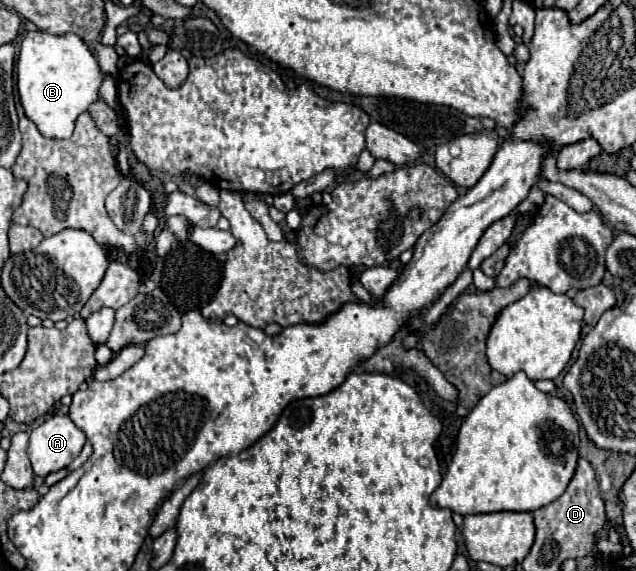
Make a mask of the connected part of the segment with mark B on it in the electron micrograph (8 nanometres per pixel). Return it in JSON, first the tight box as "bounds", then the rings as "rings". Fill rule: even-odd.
{"bounds":[17,31,107,139],"rings":[[[29,31],[21,41],[17,59],[17,91],[25,115],[45,137],[69,139],[77,117],[99,99],[99,89],[105,77],[107,73],[99,67],[89,45],[75,33],[51,35],[45,31]]]}

